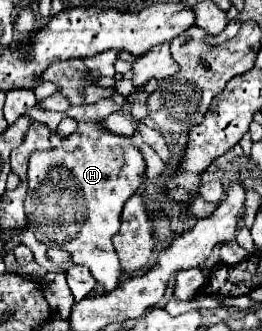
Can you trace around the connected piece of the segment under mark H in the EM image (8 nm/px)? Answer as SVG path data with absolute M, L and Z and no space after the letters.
M78 121L78 127L72 135L62 139L62 145L34 151L28 163L28 193L24 199L28 227L34 231L36 239L46 247L62 247L70 251L72 263L86 265L92 277L106 289L112 291L120 283L120 261L112 247L112 235L120 227L120 213L128 197L132 197L144 181L146 161L140 149L132 143L130 137L110 133L100 125L100 121Z

